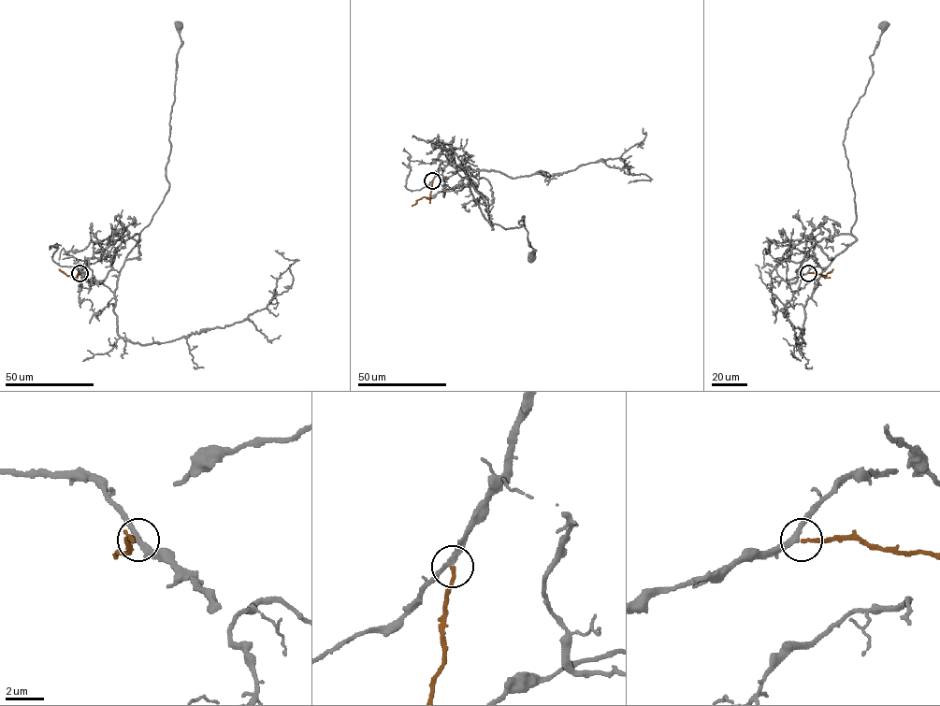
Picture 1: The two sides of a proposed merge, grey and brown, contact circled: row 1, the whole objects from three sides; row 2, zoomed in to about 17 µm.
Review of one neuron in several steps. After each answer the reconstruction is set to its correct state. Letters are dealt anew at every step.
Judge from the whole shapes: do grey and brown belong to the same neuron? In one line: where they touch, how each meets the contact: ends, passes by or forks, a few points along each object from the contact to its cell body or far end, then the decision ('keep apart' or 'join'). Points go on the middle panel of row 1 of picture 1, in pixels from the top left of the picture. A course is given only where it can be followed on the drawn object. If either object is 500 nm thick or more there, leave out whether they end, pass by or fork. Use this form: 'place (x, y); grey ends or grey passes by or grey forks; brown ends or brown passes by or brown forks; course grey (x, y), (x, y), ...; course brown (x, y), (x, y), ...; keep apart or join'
place (432, 180); grey passes by; brown ends; course grey (432, 180), (446, 161), (464, 172), (493, 223), (520, 227), (523, 216), (534, 251), (531, 257); course brown (432, 180), (430, 196), (422, 197), (412, 206); join

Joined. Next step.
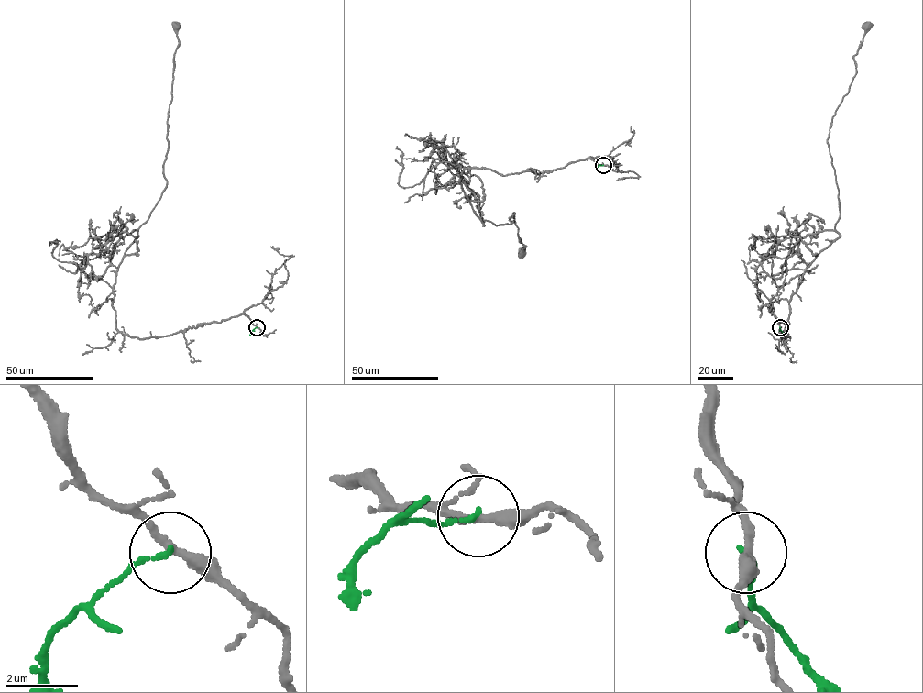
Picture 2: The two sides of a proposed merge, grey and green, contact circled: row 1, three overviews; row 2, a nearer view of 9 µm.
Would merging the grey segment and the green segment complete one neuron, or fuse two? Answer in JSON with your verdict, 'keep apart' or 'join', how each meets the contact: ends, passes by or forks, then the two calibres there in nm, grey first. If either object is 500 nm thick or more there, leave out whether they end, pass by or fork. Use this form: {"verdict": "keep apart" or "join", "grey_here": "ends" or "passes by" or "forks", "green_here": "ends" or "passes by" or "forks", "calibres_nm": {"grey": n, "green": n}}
{"verdict": "keep apart", "grey_here": "passes by", "green_here": "ends", "calibres_nm": {"grey": 240, "green": 130}}

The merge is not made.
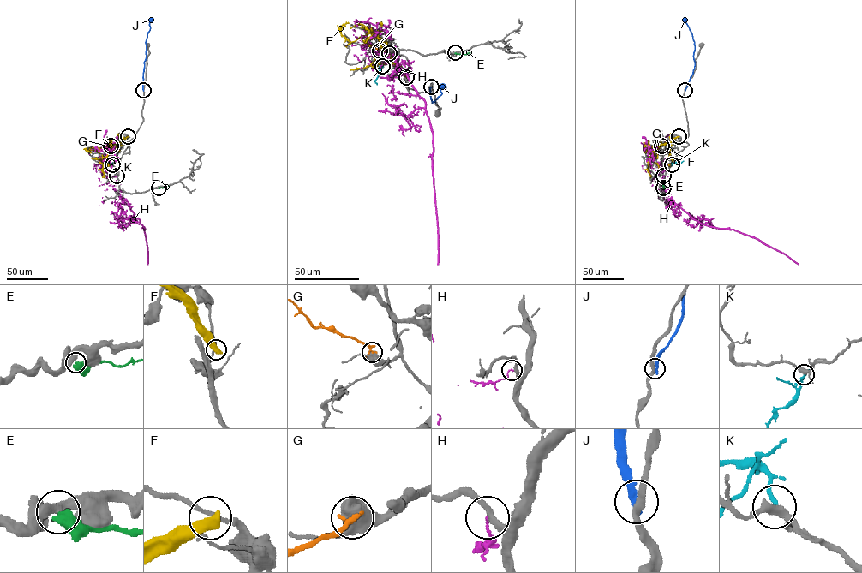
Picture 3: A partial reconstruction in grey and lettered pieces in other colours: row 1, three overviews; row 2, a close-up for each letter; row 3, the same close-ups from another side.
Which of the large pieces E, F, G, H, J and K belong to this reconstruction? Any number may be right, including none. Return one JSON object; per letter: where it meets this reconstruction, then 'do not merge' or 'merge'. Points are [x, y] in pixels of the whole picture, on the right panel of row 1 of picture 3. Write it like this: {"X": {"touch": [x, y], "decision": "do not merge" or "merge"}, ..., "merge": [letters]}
{"E": {"touch": [663, 188], "decision": "do not merge"}, "F": {"touch": [679, 136], "decision": "do not merge"}, "G": {"touch": [661, 146], "decision": "do not merge"}, "H": {"touch": [663, 176], "decision": "do not merge"}, "J": {"touch": [685, 90], "decision": "do not merge"}, "K": {"touch": [672, 164], "decision": "merge"}, "merge": ["K"]}

